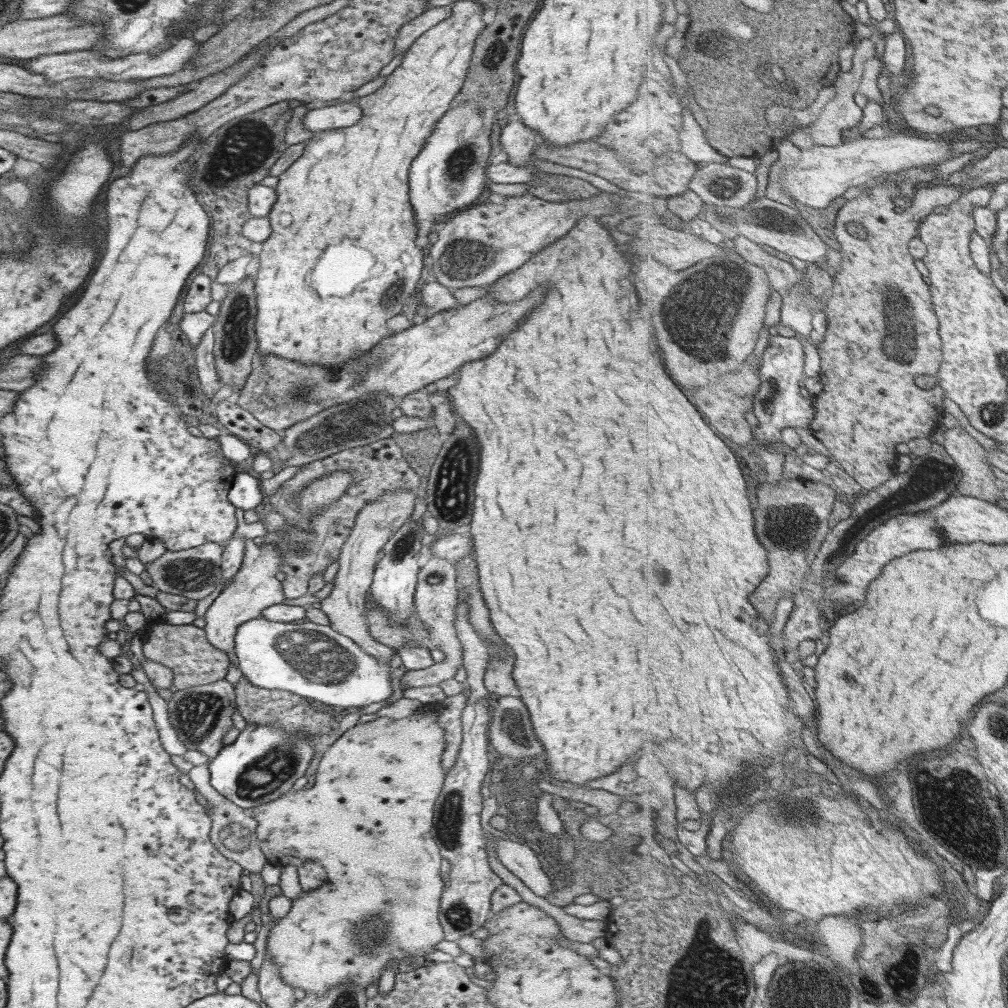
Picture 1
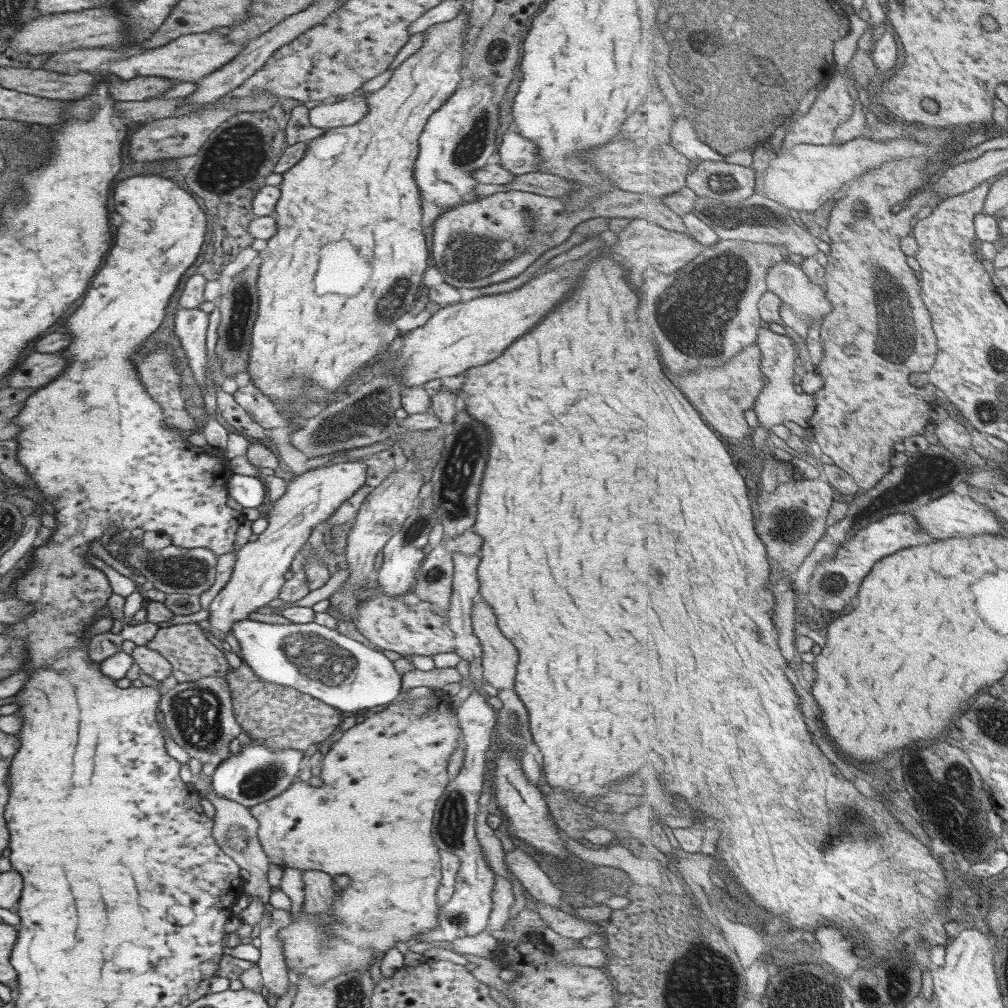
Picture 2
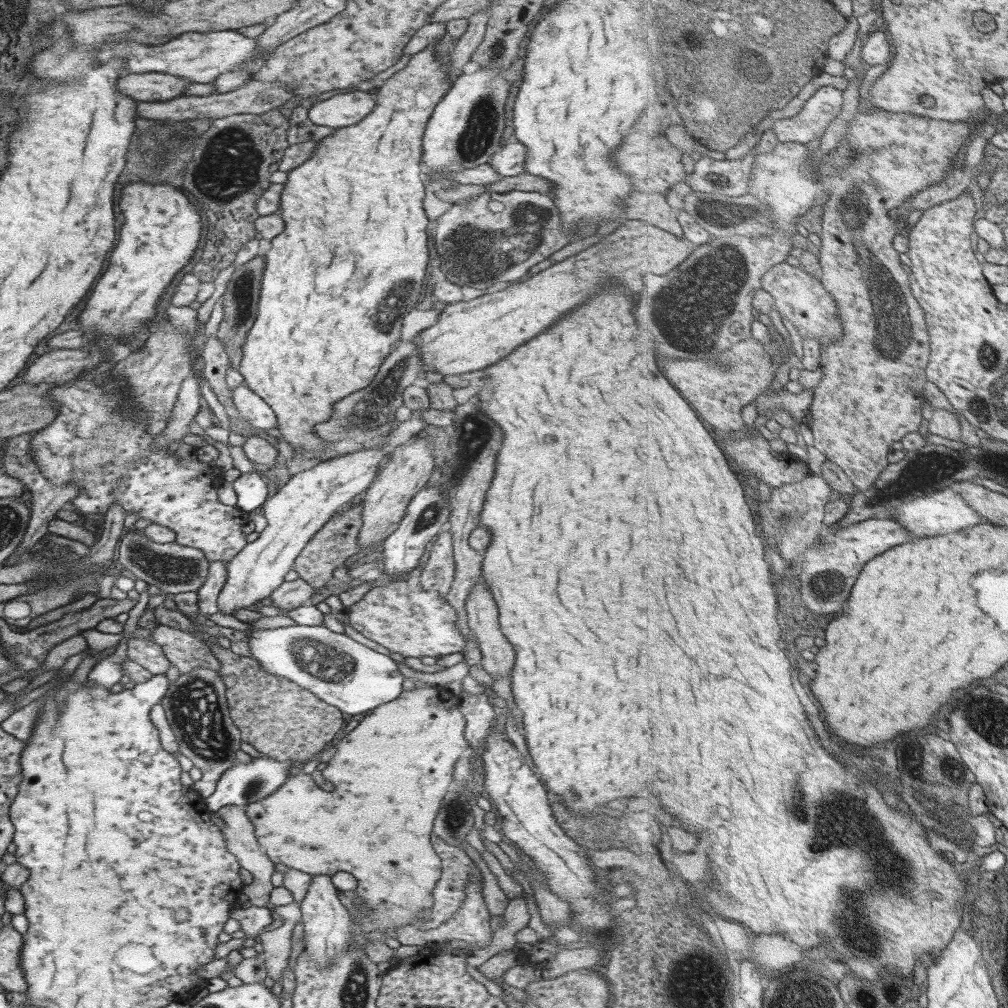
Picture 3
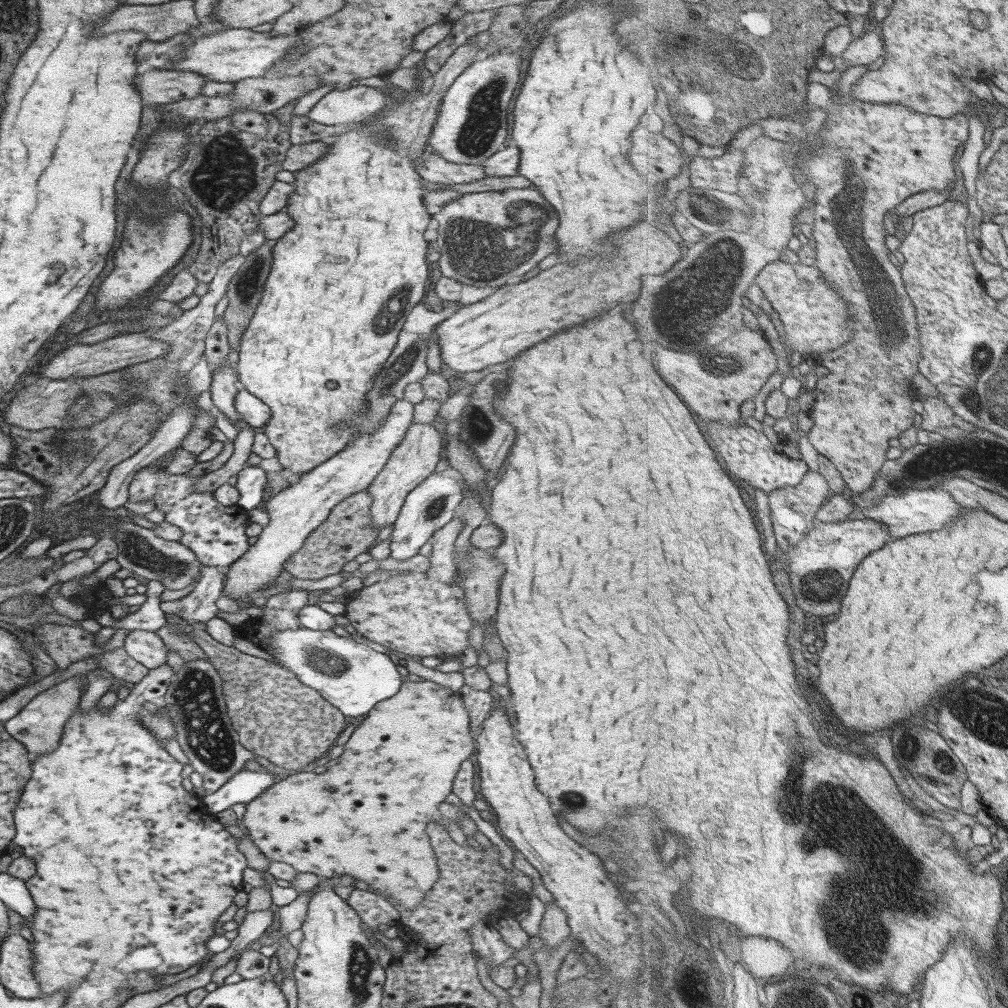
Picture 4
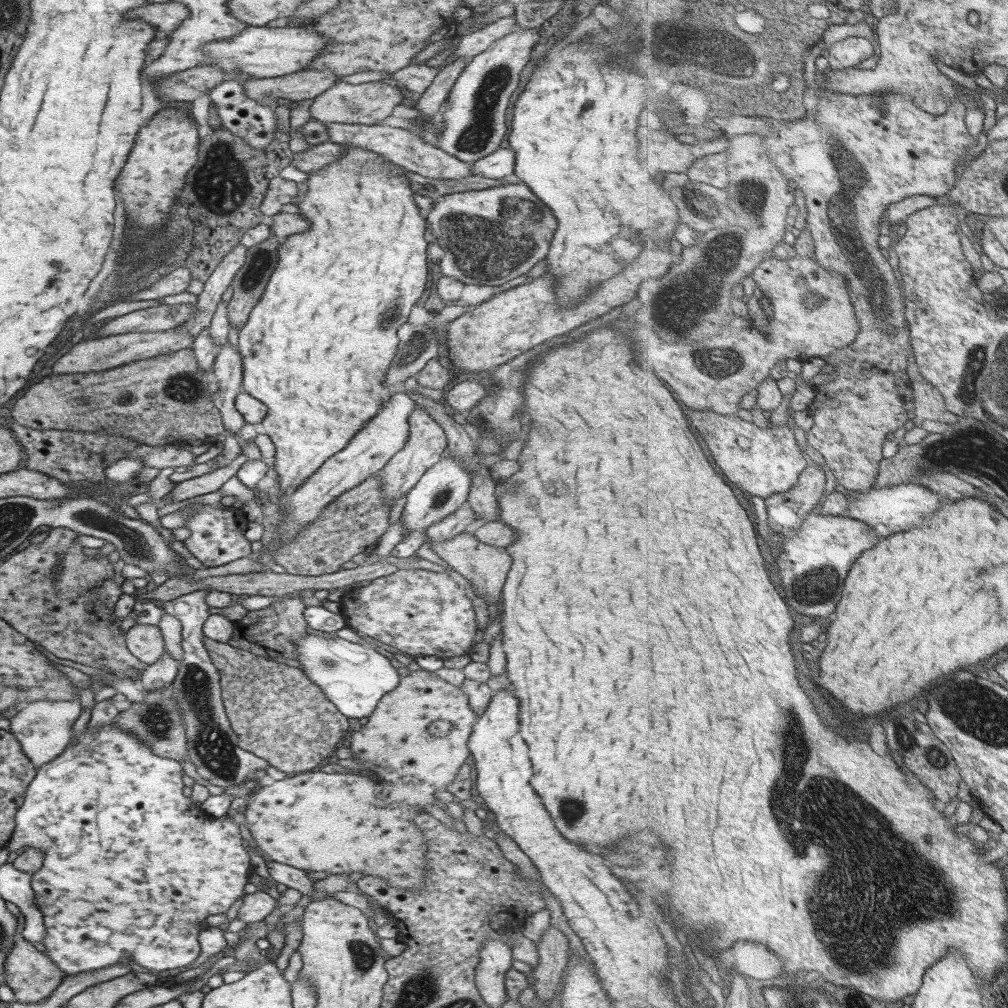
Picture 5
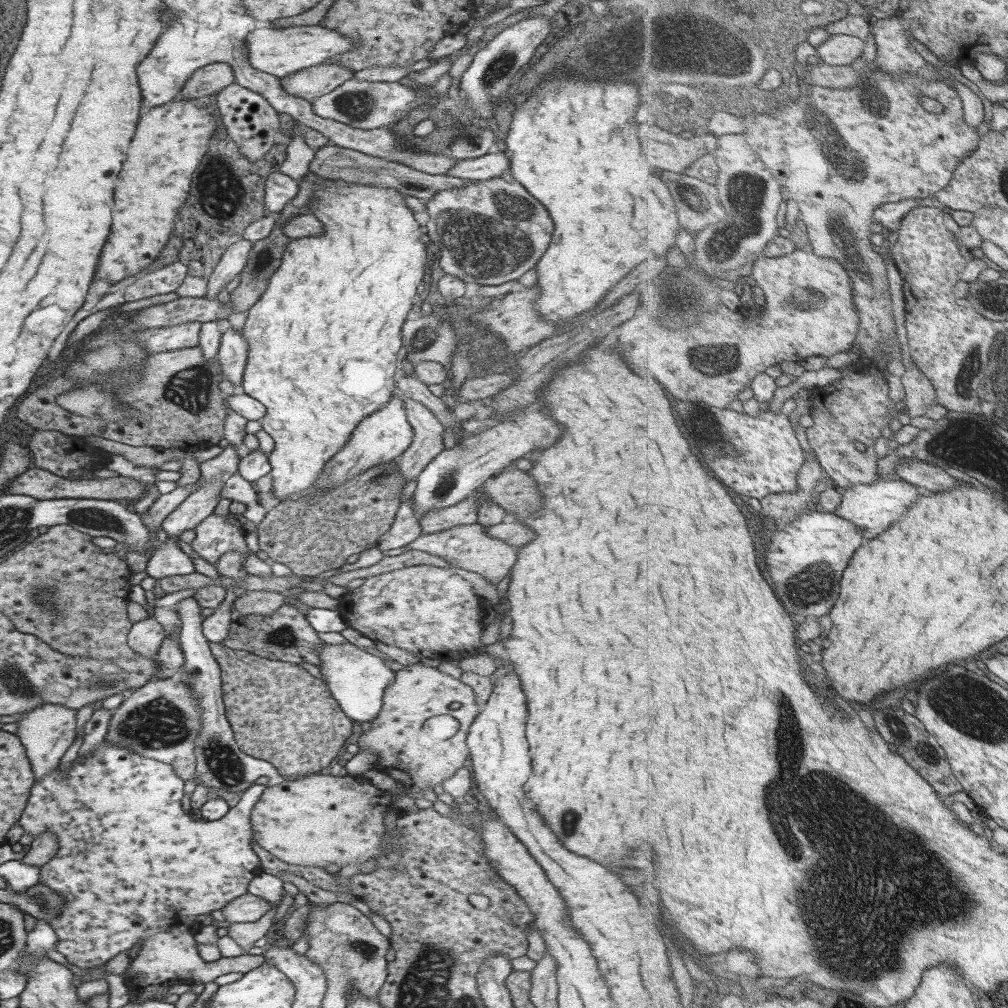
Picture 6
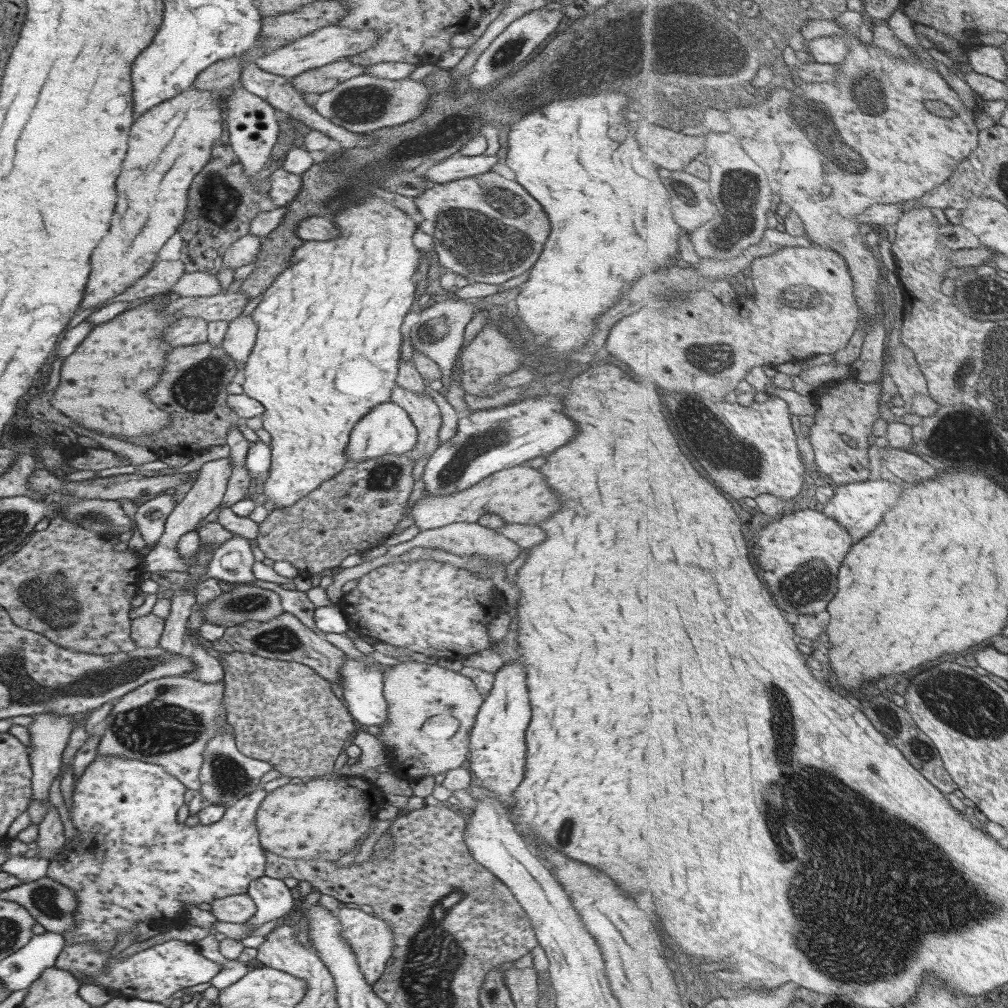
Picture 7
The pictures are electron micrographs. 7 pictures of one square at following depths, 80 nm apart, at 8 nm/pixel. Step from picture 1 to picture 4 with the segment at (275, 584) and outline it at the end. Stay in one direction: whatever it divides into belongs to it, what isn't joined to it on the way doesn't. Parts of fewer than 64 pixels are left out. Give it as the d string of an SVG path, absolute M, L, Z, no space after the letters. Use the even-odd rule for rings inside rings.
M403 398L397 400L373 434L363 432L356 435L351 447L341 449L311 470L299 474L291 484L262 503L268 521L262 526L257 542L249 546L248 552L239 555L235 562L227 566L222 595L233 600L249 598L274 582L279 572L284 570L283 563L301 548L303 540L325 520L329 511L348 496L366 490L404 437L412 422L413 407Z

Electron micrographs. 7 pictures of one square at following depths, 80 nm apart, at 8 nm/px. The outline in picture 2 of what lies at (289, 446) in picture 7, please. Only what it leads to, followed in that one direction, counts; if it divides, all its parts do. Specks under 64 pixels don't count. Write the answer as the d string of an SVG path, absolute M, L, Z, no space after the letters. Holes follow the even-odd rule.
M469 9L461 11L455 18L452 18L451 20L442 23L432 24L431 26L429 26L429 28L426 28L423 37L423 42L420 45L420 48L417 49L415 53L405 58L405 61L401 63L400 66L397 66L397 68L393 69L390 78L386 80L386 83L385 85L383 85L383 87L381 87L377 91L374 91L373 93L364 95L367 113L365 113L355 124L351 124L349 126L340 126L337 129L326 129L326 131L324 131L320 136L318 136L318 138L312 138L310 141L306 142L306 149L303 153L303 156L293 166L291 166L289 170L286 170L282 174L281 182L277 186L280 190L280 195L277 199L272 214L275 219L276 231L273 236L270 236L266 240L265 248L257 253L259 258L261 258L261 266L259 266L258 269L258 276L256 282L257 312L251 330L251 343L249 343L249 356L246 370L250 375L251 382L260 390L261 394L267 395L267 398L269 398L269 400L271 400L271 402L275 404L277 412L279 412L279 416L283 416L285 420L290 420L290 422L293 422L293 424L296 425L296 429L298 429L302 425L303 421L306 419L306 416L313 414L304 413L304 411L293 411L293 409L288 408L291 406L291 402L293 402L295 398L299 398L298 396L302 393L301 388L304 385L304 382L309 378L313 378L313 382L315 382L315 384L319 384L319 386L321 386L323 390L327 390L327 392L333 392L333 390L337 390L337 386L339 386L339 384L341 384L341 382L345 380L345 376L349 376L347 380L350 381L352 379L350 378L351 374L357 374L357 370L362 369L367 365L370 365L373 360L381 356L381 354L387 352L389 345L394 343L399 333L396 326L392 324L392 322L395 319L398 319L403 314L405 314L405 312L408 312L408 309L413 305L413 302L417 300L416 295L418 294L422 286L422 276L424 274L424 271L427 270L427 246L425 246L425 238L421 233L421 224L419 223L421 218L421 204L417 185L415 184L412 175L413 163L418 153L418 138L421 134L421 131L424 129L424 126L426 125L427 119L436 110L439 110L439 107L456 91L456 88L460 84L459 67L461 66L461 60L463 60L461 54L463 54L464 42L466 42L466 28L468 28L468 17Z

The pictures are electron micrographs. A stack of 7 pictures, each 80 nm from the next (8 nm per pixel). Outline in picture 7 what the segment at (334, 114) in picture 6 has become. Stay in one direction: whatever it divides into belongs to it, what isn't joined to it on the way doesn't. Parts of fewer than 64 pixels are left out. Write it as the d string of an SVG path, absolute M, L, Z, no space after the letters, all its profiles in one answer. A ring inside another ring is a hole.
M363 74L336 83L331 90L319 94L319 98L311 107L317 114L345 127L349 132L369 134L374 130L397 126L417 118L426 107L429 92L429 84L424 85L422 80L379 79Z

